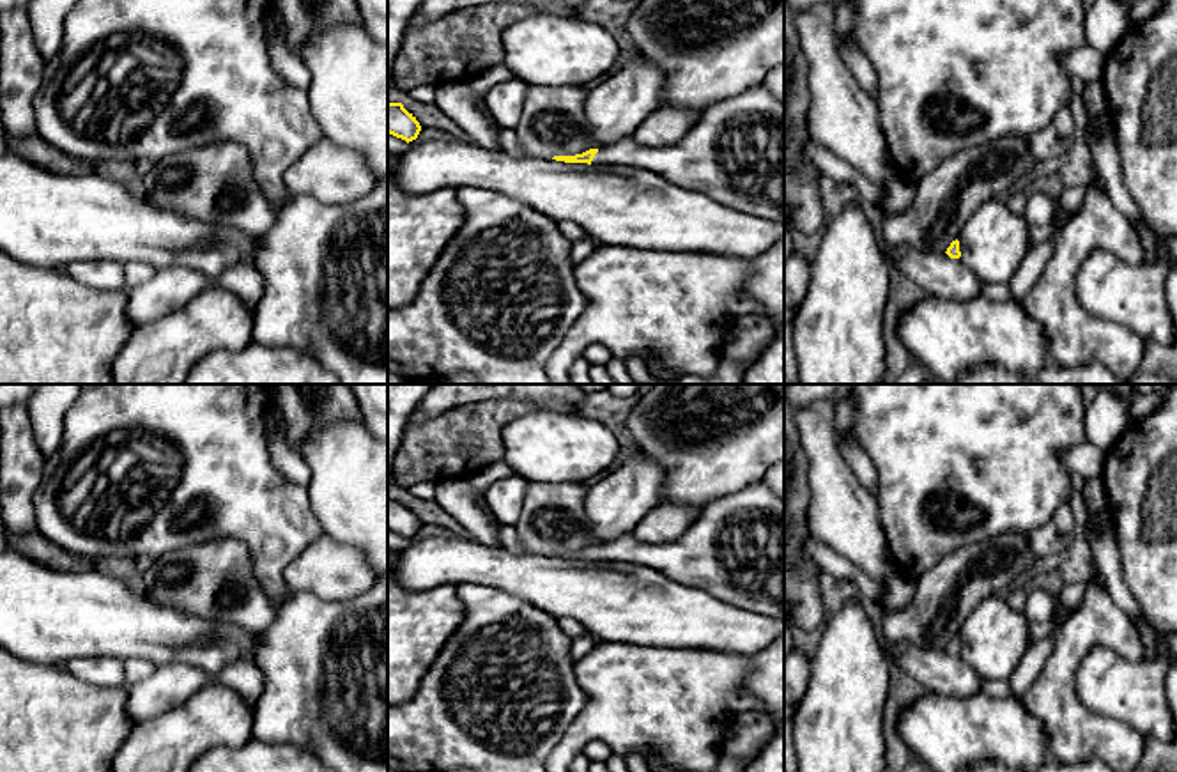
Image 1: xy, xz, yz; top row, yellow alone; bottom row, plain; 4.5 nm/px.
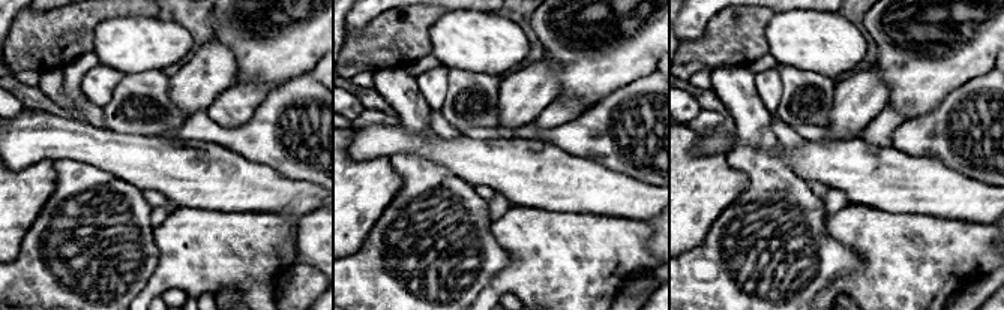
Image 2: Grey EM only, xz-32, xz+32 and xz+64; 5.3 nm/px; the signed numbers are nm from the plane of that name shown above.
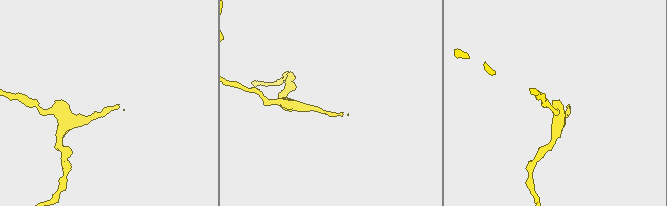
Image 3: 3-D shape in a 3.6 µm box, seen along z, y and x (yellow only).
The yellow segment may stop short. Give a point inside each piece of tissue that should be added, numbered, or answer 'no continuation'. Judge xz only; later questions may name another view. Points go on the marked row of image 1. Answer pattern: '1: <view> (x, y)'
1: xz (735, 153)

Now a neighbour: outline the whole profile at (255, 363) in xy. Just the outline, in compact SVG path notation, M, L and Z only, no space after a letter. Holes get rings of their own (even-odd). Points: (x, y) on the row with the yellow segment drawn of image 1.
M250 340L237 351L214 351L200 359L182 384L338 384L336 375L294 347Z

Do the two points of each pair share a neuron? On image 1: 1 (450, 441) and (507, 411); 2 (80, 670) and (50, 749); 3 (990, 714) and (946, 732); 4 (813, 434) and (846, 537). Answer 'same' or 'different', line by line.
1: same
2: different
3: same
4: same

